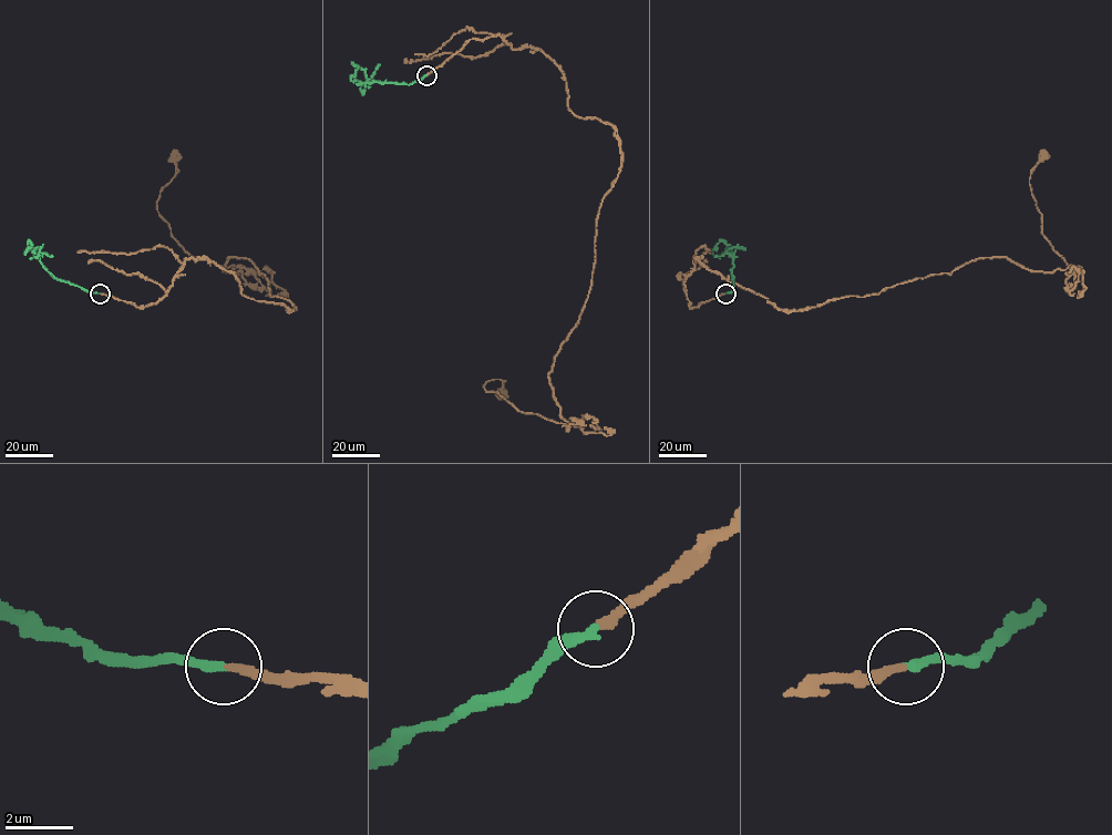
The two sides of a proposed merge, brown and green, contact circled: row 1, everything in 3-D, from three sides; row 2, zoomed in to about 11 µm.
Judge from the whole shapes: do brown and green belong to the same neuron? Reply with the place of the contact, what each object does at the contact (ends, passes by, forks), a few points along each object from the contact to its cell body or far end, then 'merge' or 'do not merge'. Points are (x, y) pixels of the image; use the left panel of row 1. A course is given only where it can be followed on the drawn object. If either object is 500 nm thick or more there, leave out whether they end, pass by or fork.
(100, 294) | brown ends | green ends | brown via (100, 294), (148, 306), (207, 259), (295, 309), (248, 258), (226, 271), (171, 234), (175, 155) | green via (100, 294), (55, 279), (27, 247), (29, 240), (31, 246), (24, 255) | merge

